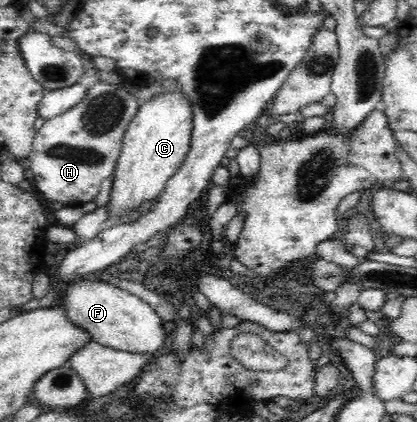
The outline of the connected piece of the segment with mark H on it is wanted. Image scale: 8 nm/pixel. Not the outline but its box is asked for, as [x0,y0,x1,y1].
[28,80,140,206]

